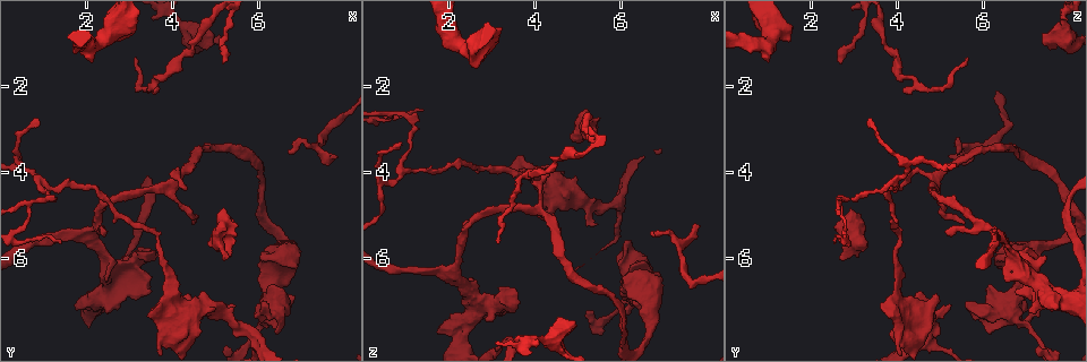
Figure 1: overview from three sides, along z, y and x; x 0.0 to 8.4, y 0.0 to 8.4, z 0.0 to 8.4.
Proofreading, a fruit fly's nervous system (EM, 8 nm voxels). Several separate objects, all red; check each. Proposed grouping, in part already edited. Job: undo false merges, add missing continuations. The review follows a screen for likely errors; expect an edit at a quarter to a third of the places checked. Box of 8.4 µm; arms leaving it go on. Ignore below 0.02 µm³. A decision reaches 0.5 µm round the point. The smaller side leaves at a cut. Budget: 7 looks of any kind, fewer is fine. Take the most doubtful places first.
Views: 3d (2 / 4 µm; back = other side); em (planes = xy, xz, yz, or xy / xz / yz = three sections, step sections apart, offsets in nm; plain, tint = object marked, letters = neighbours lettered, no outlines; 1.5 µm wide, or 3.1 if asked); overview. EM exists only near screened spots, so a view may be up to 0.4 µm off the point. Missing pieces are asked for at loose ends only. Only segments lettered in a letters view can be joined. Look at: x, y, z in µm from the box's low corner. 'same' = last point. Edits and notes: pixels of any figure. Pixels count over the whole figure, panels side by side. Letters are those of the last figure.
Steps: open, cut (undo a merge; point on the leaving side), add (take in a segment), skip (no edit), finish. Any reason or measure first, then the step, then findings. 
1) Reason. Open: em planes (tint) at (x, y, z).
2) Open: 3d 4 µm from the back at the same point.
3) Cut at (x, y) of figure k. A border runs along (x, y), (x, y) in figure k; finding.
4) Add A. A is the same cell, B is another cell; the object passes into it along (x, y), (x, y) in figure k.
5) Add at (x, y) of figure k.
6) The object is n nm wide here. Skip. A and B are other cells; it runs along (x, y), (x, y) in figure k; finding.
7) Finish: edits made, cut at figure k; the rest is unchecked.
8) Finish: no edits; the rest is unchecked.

Long arm stops here. Open: em yz step 4 (letters) at (5.10, 6.05, 2.75).

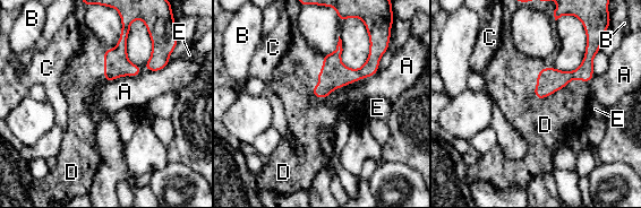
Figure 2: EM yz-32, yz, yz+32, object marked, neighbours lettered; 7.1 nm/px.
Open: em planes (letters) at the same point.

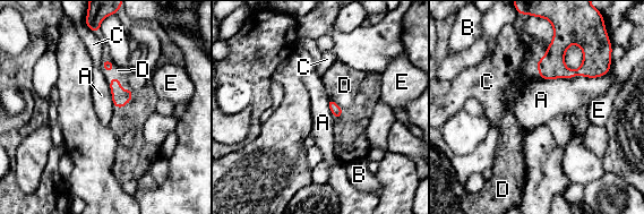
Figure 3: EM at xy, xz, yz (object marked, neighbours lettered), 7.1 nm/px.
Add D. D is the same cell, A, B, C and E are other cells; the neuron continues.

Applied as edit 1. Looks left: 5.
Free end. Open: em planes (letters) at (7.75, 3.60, 5.20).

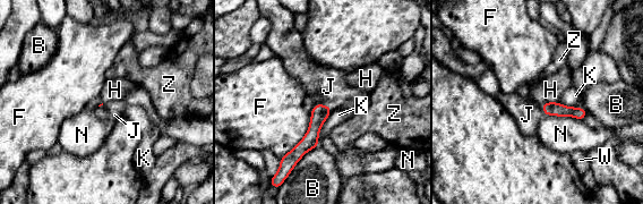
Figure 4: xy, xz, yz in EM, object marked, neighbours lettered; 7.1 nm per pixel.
Add J. J is the same cell, B, F, H, K, N, W and Z are other cells; the neuron continues.

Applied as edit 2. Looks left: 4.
Three arms meet. Open: 3d 4 µm at (2.15, 5.25, 6.10).

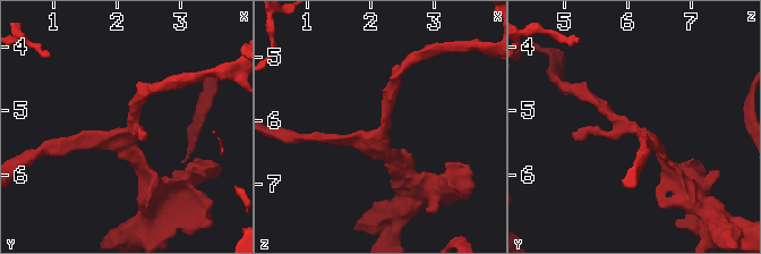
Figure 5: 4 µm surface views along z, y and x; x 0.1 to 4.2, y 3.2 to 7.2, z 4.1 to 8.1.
Open: em yz step 4 (tint) at (2.20, 5.30, 6.10).

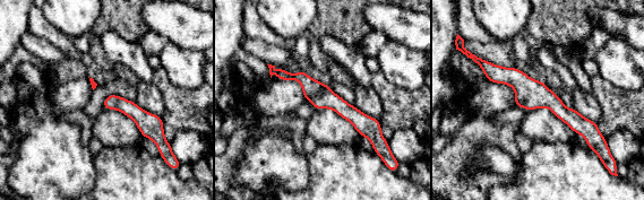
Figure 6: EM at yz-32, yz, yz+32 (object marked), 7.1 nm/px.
Another direction. Open: em planes (letters) at the same point.

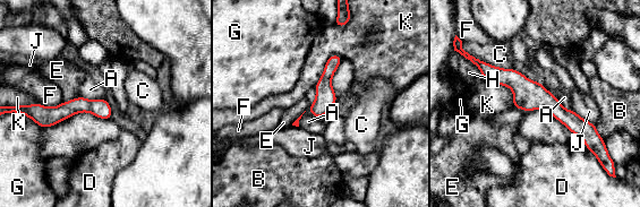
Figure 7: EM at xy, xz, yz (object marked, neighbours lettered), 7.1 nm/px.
Skip. A, B, C, D, E, F, G, H, J and K are other cells; a border runs along (321, 120), (306, 111), (298, 126) in figure 7; continuous, no second neuron.

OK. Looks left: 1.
Finish: edits made, add at figure 3, add at figure 4; the rest is unchecked.

